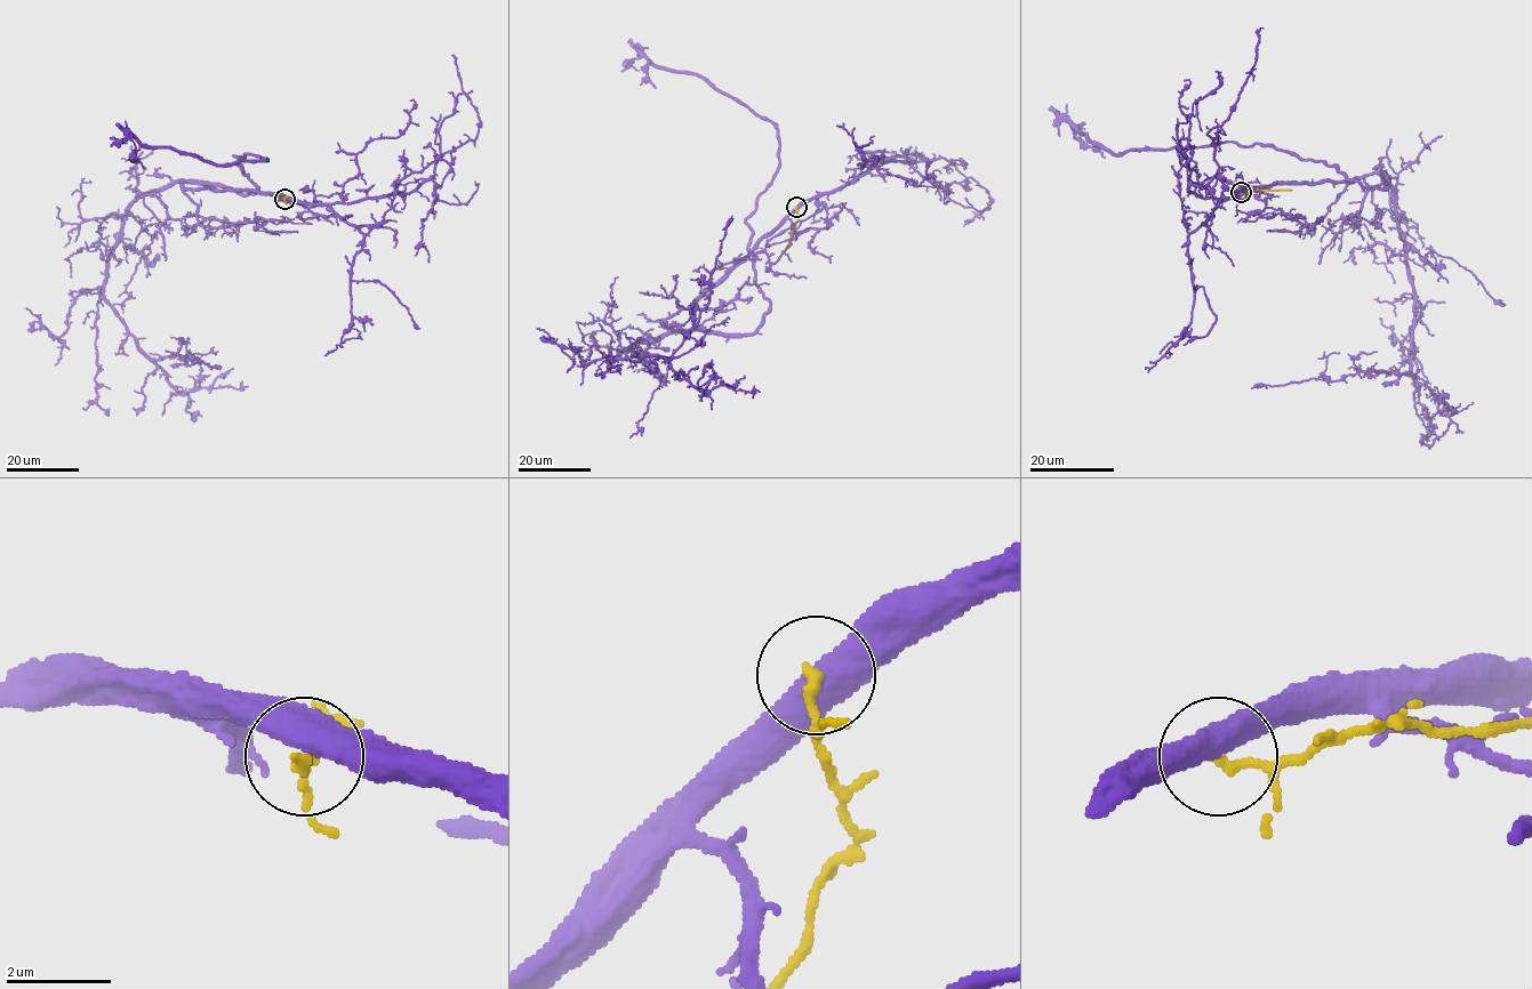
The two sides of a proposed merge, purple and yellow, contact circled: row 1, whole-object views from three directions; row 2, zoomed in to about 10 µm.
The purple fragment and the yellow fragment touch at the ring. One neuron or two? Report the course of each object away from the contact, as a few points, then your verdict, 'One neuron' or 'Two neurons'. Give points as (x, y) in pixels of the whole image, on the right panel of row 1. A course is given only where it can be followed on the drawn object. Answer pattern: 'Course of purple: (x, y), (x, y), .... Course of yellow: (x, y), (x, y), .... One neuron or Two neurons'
Course of purple: (1241, 192), (1387, 179), (1386, 186), (1363, 186), (1322, 161), (1256, 143), (1114, 154), (1069, 121), (1085, 122). Course of yellow: (1241, 193), (1290, 190). Two neurons

